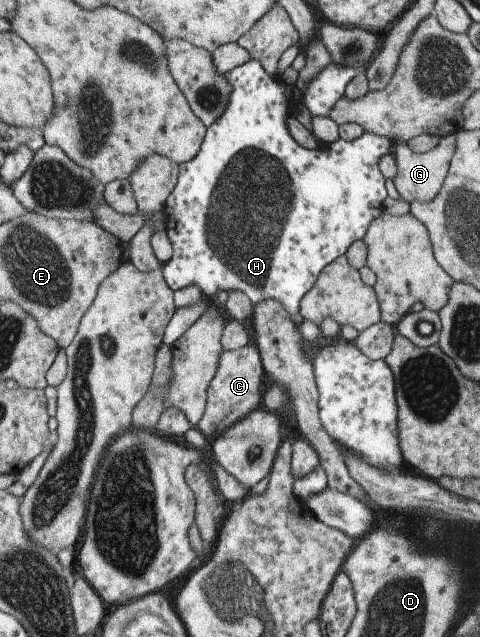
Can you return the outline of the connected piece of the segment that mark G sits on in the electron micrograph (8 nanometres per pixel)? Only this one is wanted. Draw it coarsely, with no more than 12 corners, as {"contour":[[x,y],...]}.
{"contour":[[456,134],[416,153],[394,142],[393,180],[401,199],[426,203],[439,194]]}

